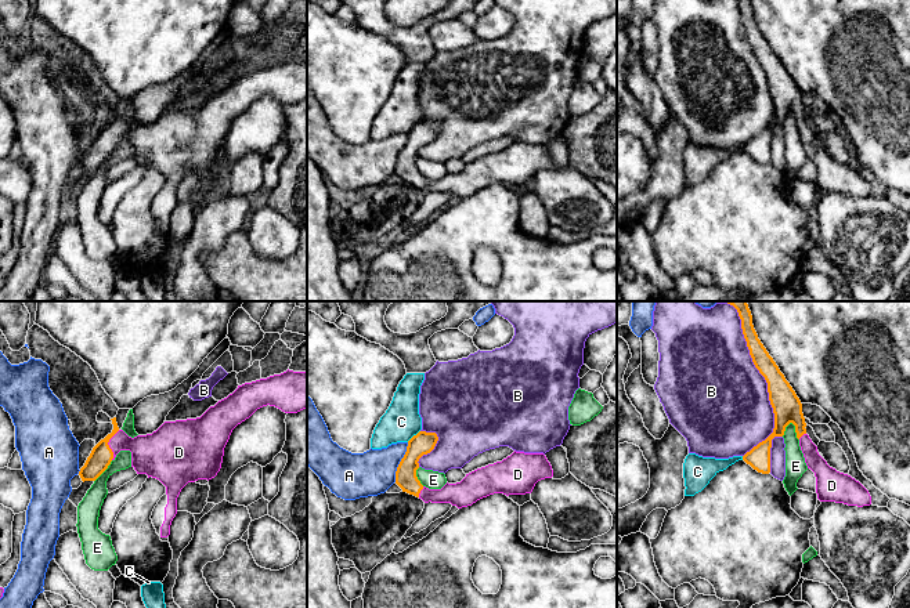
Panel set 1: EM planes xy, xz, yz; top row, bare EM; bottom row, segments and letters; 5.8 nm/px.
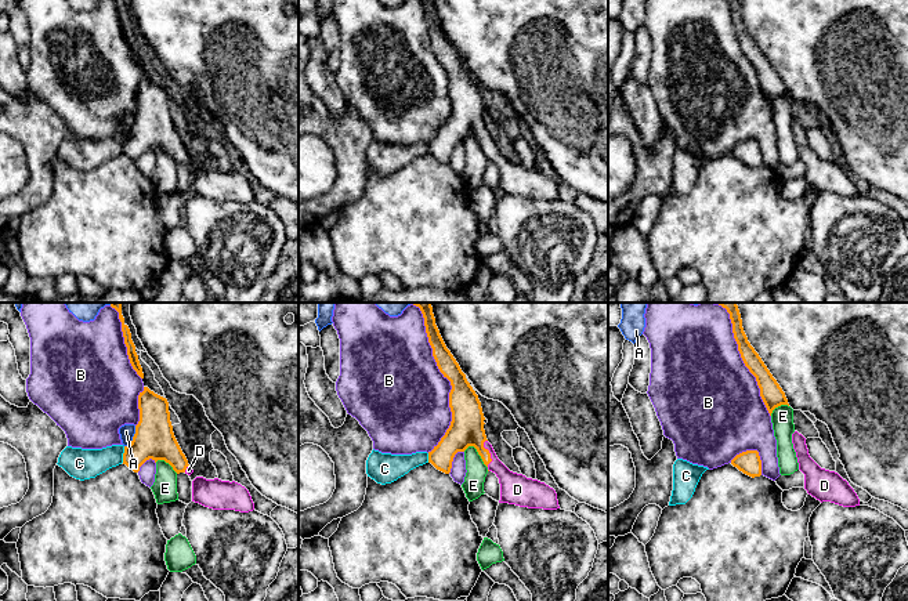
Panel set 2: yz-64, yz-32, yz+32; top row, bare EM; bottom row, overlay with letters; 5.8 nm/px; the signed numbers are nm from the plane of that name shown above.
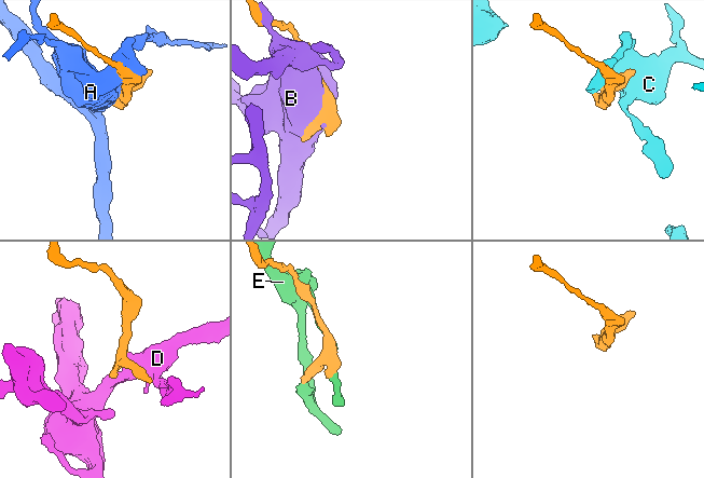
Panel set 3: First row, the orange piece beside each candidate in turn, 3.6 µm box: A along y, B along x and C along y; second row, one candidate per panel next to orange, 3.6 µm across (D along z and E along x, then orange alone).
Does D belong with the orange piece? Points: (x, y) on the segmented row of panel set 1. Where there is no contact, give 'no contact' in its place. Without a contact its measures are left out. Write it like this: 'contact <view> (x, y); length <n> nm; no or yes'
contact xy (108, 445); length 180 nm; yes

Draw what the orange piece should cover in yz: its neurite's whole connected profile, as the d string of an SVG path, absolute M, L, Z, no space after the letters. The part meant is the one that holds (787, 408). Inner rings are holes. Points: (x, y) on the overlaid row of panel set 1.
M718 301L718 303L727 303L733 305L739 316L741 319L741 329L744 339L747 341L747 347L750 350L750 355L752 358L752 362L755 368L759 370L759 373L765 377L768 383L768 392L769 392L769 401L773 408L774 413L774 428L773 433L762 442L759 442L756 446L754 446L750 452L747 452L743 456L743 460L750 464L754 470L762 474L770 473L770 448L772 448L772 439L774 437L783 437L786 427L792 423L795 426L797 438L799 439L799 446L805 457L805 463L808 468L810 468L815 473L816 477L816 493L817 499L820 502L835 502L835 503L844 503L848 506L870 506L871 504L871 496L869 491L855 478L852 478L848 474L839 473L835 468L830 467L827 462L819 455L817 446L812 442L809 435L806 434L806 423L802 413L802 403L799 398L797 397L795 391L790 386L790 383L786 380L784 374L780 372L779 366L773 361L773 358L769 355L761 340L758 339L758 334L752 325L752 315L748 308L747 301Z

